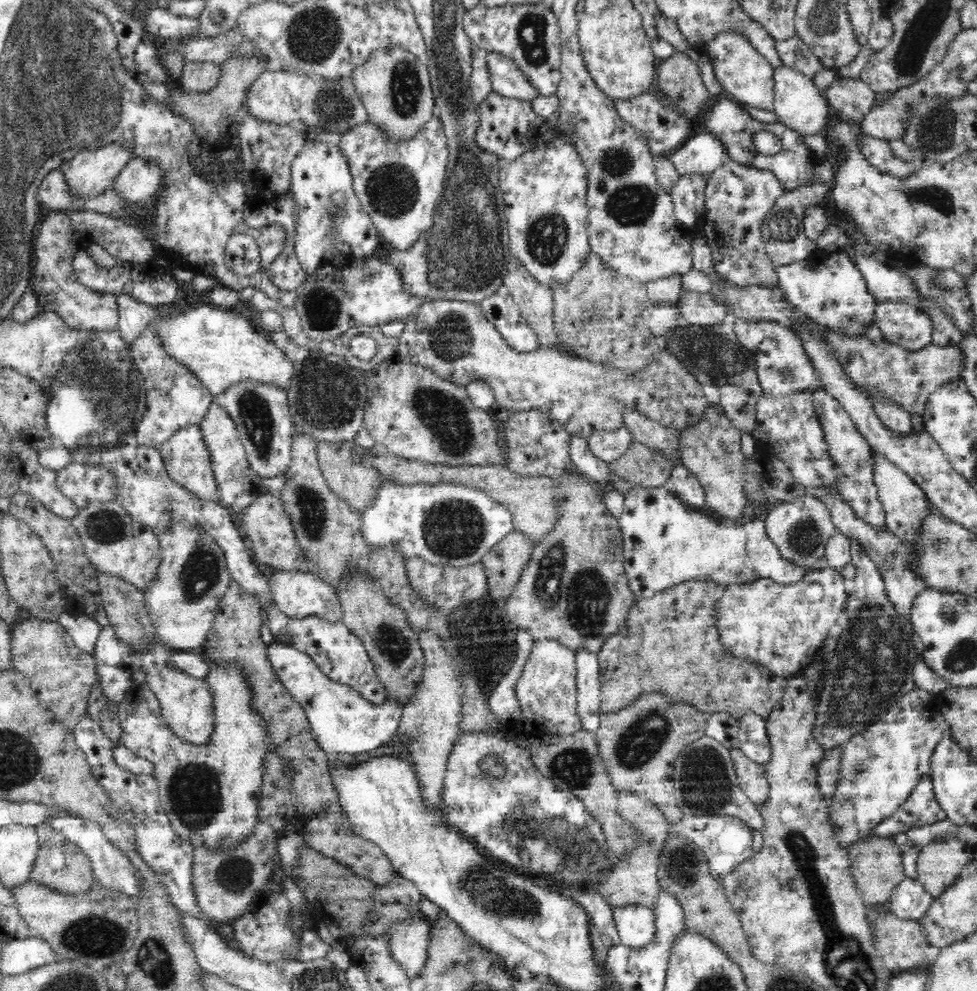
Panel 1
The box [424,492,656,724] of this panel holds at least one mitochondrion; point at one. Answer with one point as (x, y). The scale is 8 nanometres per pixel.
(586, 596)

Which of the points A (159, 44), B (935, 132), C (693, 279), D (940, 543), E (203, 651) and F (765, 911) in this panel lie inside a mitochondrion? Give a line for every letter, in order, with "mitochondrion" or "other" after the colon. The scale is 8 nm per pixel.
A: other
B: mitochondrion
C: other
D: mitochondrion
E: other
F: other

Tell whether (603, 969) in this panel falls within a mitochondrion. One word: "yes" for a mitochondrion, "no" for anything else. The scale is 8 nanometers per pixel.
no

